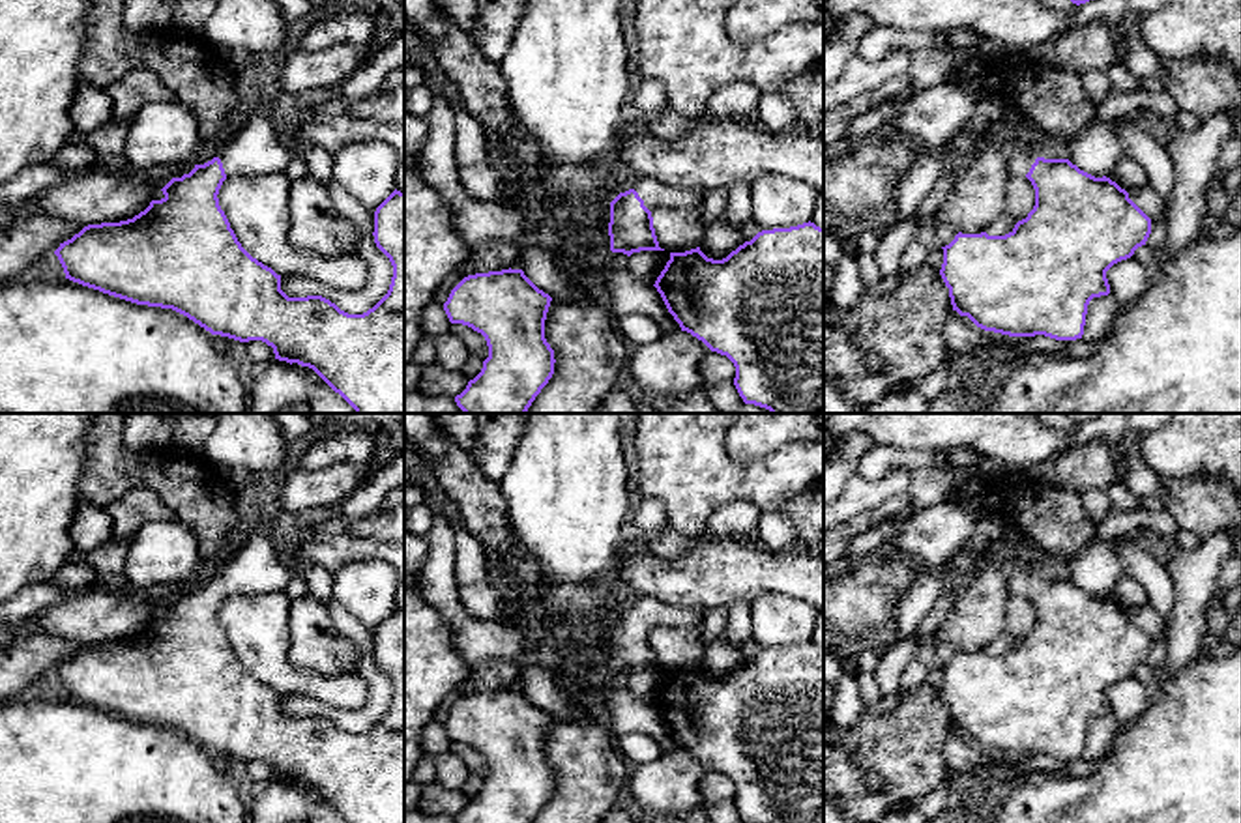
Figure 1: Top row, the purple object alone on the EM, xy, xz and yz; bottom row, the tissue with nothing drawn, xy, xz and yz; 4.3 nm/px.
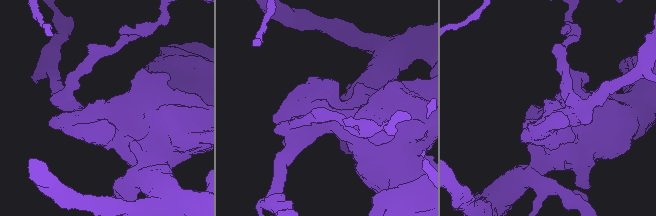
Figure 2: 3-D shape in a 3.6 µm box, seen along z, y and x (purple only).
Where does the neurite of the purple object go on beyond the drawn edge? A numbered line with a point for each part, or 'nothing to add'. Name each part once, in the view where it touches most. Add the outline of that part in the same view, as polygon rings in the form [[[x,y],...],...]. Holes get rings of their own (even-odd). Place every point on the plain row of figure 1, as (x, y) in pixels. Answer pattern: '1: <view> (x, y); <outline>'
1: xz (656, 614); [[[636,599],[633,608],[644,619],[644,625],[653,630],[663,625],[672,627],[702,627],[706,610],[698,606],[670,606],[655,599]]]

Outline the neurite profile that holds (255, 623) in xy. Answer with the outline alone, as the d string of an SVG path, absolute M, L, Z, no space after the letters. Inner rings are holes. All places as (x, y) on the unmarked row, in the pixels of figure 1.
M285 591L226 595L217 617L238 660L281 696L307 696L343 711L361 709L367 683L356 671L320 675L290 662L290 602Z

